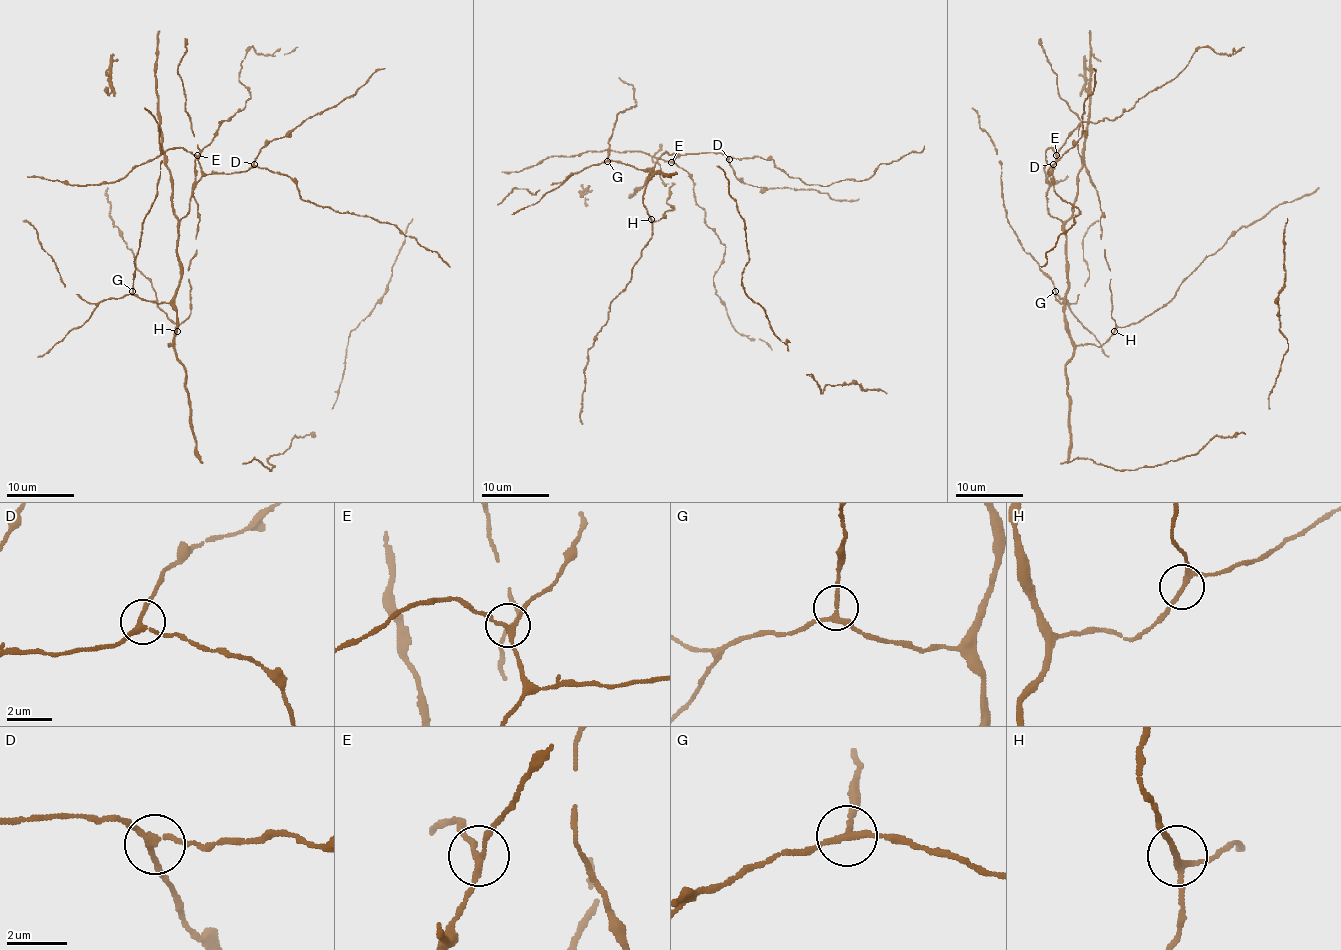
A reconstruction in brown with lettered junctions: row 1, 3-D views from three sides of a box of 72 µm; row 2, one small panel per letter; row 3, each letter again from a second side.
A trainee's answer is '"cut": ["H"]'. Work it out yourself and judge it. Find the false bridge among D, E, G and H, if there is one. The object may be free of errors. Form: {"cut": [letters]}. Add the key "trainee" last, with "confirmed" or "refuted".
{"cut": [], "trainee": "refuted"}

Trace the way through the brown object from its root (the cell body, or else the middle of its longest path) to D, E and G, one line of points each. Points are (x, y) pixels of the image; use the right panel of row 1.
D: (1070, 417), (1065, 364), (1073, 341), (1065, 317), (1067, 238), (1063, 224), (1046, 206), (1046, 172), (1053, 164)
E: (1070, 417), (1065, 364), (1073, 341), (1065, 317), (1067, 238), (1063, 224), (1046, 206), (1056, 155)
G: (1070, 417), (1065, 364), (1073, 353), (1073, 341), (1063, 302), (1055, 297), (1055, 290)

